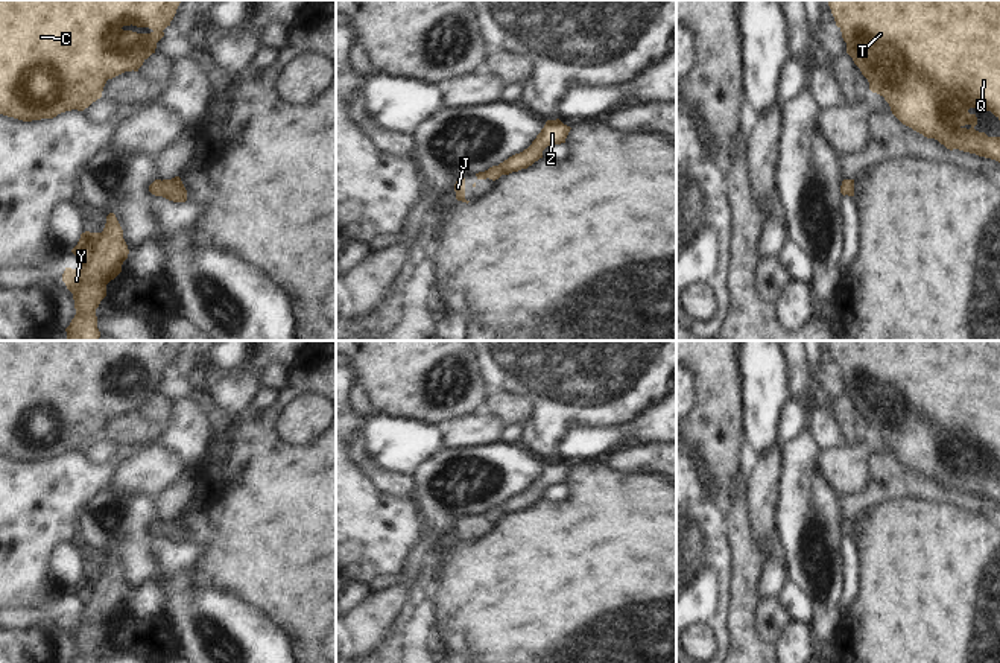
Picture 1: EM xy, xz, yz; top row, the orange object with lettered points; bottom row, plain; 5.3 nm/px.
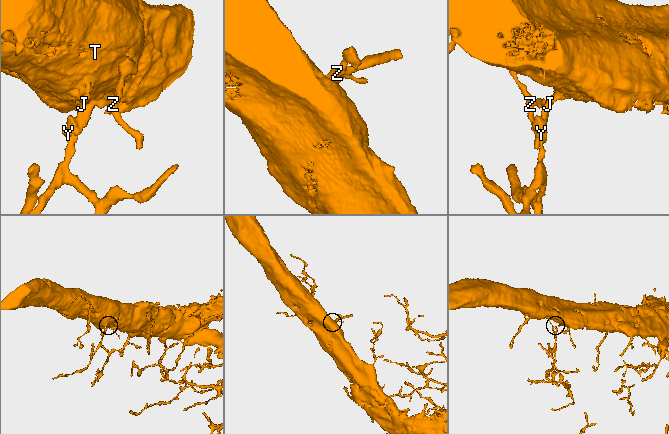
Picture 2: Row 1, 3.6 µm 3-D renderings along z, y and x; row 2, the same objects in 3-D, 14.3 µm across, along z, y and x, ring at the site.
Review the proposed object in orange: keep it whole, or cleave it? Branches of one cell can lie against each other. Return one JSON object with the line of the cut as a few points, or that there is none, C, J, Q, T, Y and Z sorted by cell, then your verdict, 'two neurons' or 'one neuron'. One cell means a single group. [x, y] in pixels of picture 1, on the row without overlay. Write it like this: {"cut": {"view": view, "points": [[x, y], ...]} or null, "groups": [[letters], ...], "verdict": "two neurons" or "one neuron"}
{"cut": null, "groups": [["C", "J", "Q", "T", "Y", "Z"]], "verdict": "one neuron"}

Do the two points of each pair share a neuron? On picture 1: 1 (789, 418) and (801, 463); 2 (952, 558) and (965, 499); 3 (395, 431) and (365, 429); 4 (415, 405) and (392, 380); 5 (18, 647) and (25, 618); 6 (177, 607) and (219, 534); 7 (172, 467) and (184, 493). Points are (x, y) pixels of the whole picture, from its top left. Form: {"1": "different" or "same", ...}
{"1": "different", "2": "different", "3": "same", "4": "same", "5": "different", "6": "different", "7": "different"}

